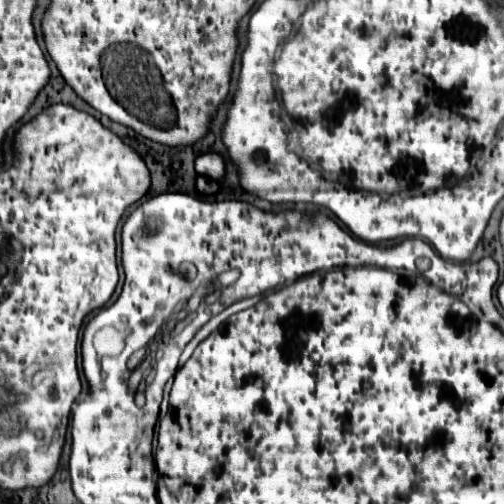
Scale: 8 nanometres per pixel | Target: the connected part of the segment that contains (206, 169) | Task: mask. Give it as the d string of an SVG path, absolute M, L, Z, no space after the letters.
M216 152L200 154L194 162L194 168L200 176L208 176L208 178L214 178L214 180L220 180L224 176L224 160Z

